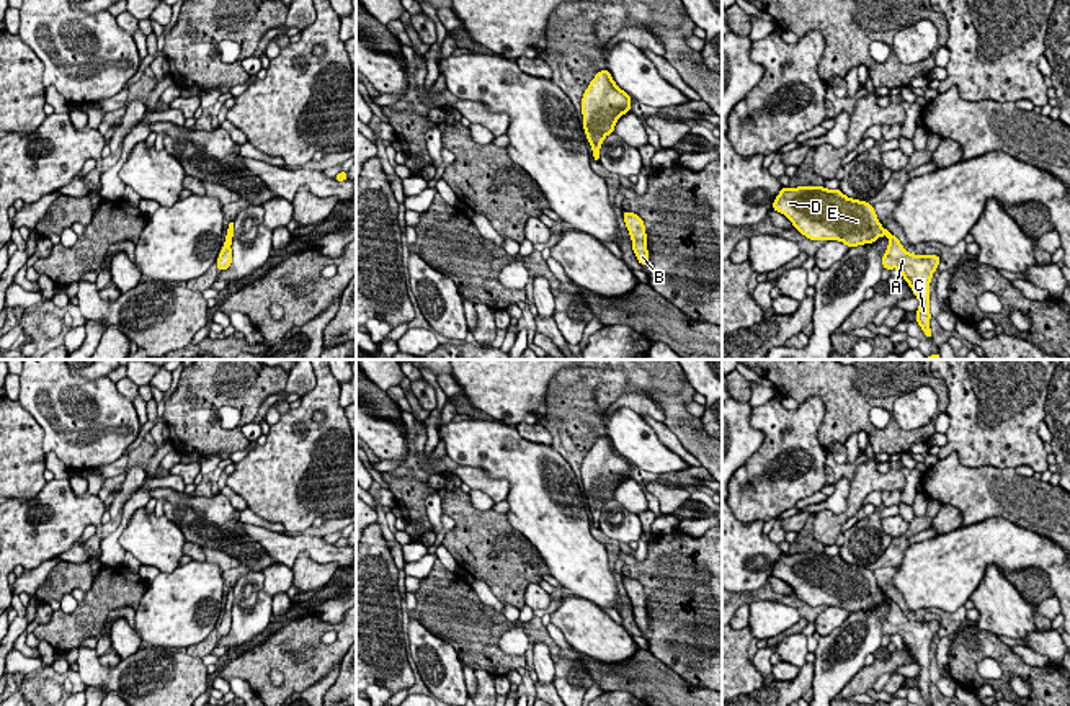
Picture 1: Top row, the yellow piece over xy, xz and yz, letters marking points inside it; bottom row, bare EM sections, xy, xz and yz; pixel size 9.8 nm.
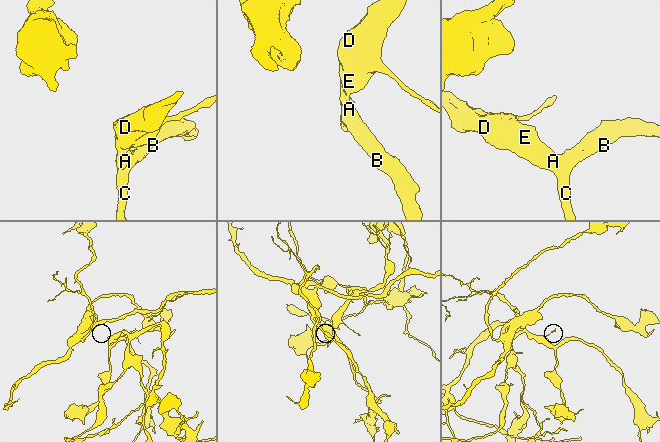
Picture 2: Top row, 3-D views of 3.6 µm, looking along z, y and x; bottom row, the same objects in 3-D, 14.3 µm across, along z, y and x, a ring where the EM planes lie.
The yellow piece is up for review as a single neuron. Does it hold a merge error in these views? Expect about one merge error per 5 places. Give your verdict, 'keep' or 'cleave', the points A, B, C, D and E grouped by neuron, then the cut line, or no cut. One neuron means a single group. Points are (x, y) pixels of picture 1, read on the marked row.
keep | A B C D E | no cut

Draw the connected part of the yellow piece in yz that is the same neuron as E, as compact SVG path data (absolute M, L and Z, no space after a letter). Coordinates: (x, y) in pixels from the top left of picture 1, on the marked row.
M781 186L771 209L784 214L810 240L838 240L853 248L887 235L889 247L882 257L882 268L902 271L915 297L920 299L916 322L931 340L930 283L941 261L939 255L908 253L900 240L881 226L872 204L851 199L840 188Z

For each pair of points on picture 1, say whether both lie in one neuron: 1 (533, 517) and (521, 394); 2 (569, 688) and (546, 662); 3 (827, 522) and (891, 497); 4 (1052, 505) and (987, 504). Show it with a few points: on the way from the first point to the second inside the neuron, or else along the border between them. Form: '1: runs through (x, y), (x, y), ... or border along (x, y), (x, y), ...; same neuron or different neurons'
1: border along (503, 422), (513, 427); different neurons
2: border along (554, 662), (554, 680), (551, 683); different neurons
3: border along (900, 489), (886, 489), (882, 492); different neurons
4: runs through (1036, 505), (1003, 504); same neuron

